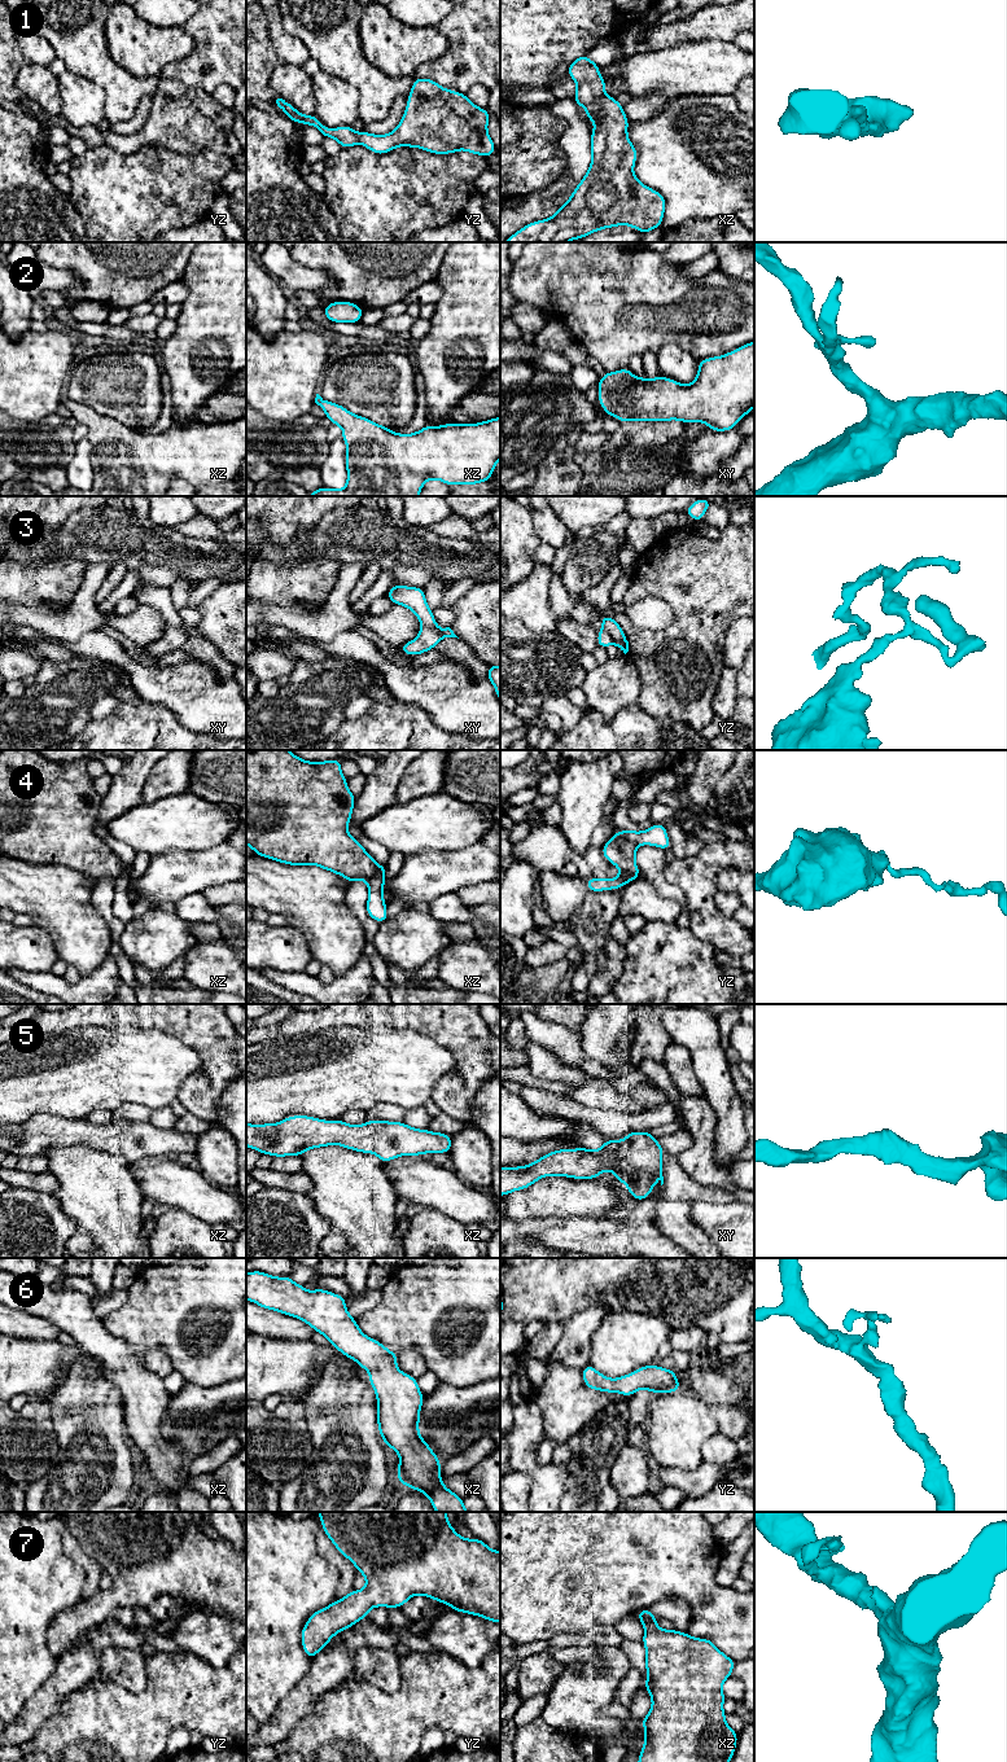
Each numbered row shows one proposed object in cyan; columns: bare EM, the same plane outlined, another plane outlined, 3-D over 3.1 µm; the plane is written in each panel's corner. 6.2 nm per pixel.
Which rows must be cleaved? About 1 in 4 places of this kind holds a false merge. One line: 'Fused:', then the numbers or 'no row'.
Fused: 3, 4

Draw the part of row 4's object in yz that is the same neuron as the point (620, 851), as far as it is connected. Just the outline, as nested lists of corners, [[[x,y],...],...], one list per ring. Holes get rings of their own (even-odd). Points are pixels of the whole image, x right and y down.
[[[613,834],[608,842],[601,847],[604,858],[613,865],[617,865],[621,875],[616,878],[596,878],[590,877],[586,880],[588,891],[604,891],[622,889],[627,882],[640,877],[640,871],[635,862],[638,845],[622,834]]]

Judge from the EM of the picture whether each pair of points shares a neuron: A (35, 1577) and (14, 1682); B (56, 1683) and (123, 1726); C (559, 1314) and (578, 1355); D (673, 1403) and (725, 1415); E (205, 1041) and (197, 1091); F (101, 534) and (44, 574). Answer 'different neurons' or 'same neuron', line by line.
A: same neuron
B: different neurons
C: different neurons
D: different neurons
E: same neuron
F: different neurons

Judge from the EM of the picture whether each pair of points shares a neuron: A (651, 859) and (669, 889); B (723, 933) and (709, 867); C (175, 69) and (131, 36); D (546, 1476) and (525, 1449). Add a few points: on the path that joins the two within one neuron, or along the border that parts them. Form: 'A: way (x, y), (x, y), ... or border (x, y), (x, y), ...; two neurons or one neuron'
A: way (652, 867), (655, 876), (661, 882); one neuron
B: way (706, 916), (706, 884); one neuron
C: border (193, 47), (185, 57), (169, 62), (160, 75); two neurons
D: way (538, 1472), (525, 1456); one neuron

